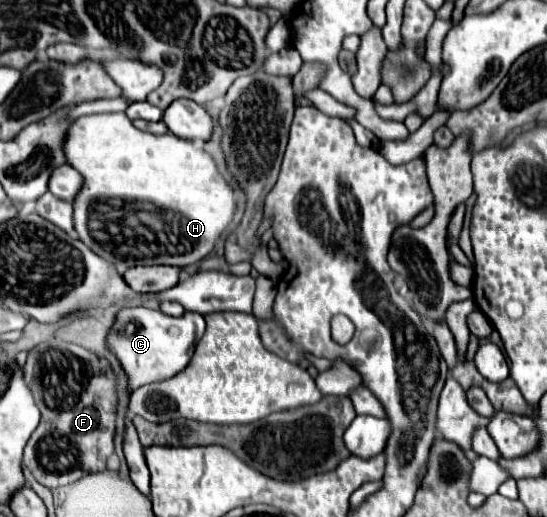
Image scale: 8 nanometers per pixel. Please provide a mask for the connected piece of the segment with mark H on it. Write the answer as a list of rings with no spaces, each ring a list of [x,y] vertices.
[[[101,113],[101,115],[87,115],[87,117],[79,117],[71,123],[71,129],[67,131],[67,145],[63,145],[63,153],[67,153],[67,163],[77,169],[83,177],[83,189],[79,189],[79,197],[75,197],[73,201],[73,225],[75,231],[79,235],[79,239],[99,257],[103,257],[105,261],[109,261],[111,265],[115,265],[119,269],[119,273],[123,273],[129,267],[137,267],[137,265],[171,265],[171,267],[185,267],[185,265],[193,265],[199,263],[203,257],[207,257],[213,247],[215,241],[219,239],[221,231],[227,229],[227,225],[233,219],[235,213],[235,197],[231,187],[225,183],[225,179],[219,175],[213,159],[203,151],[197,149],[193,145],[204,145],[207,141],[202,139],[183,139],[175,137],[173,133],[165,133],[165,135],[153,135],[147,131],[139,131],[137,127],[133,127],[133,123],[129,121],[129,117],[125,113]]]

